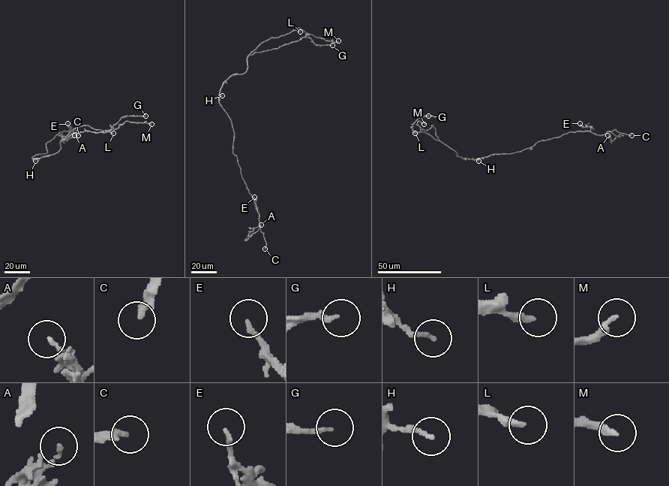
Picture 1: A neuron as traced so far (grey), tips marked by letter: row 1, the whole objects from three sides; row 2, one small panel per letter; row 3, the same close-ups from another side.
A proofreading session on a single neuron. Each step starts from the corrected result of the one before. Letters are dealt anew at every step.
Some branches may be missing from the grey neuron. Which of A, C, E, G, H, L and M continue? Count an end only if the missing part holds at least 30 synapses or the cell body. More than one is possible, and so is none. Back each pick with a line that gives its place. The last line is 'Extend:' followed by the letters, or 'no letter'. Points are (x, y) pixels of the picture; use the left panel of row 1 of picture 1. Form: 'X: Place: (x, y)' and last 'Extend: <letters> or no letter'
C: Place: (78, 135)
G: Place: (145, 116)
M: Place: (151, 124)
Extend: C, G, M

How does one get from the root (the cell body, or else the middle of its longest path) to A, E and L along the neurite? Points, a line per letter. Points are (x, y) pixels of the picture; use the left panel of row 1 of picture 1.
A: (34, 156), (46, 153), (46, 143), (60, 132), (73, 131), (61, 137), (67, 140), (74, 135)
E: (34, 156), (46, 153), (48, 142), (60, 132), (69, 131), (67, 123)
L: (34, 156), (33, 159), (55, 154), (61, 149), (61, 142), (77, 132), (109, 131), (113, 133)

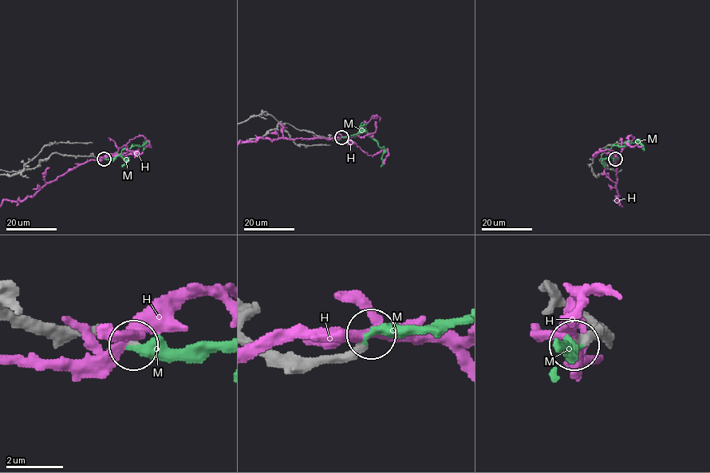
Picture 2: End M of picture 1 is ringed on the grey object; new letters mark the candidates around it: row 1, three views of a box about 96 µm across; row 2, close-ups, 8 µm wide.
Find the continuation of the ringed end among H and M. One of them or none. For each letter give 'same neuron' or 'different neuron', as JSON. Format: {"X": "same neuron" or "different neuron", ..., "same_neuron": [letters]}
{"H": "different neuron", "M": "same neuron", "same_neuron": ["M"]}

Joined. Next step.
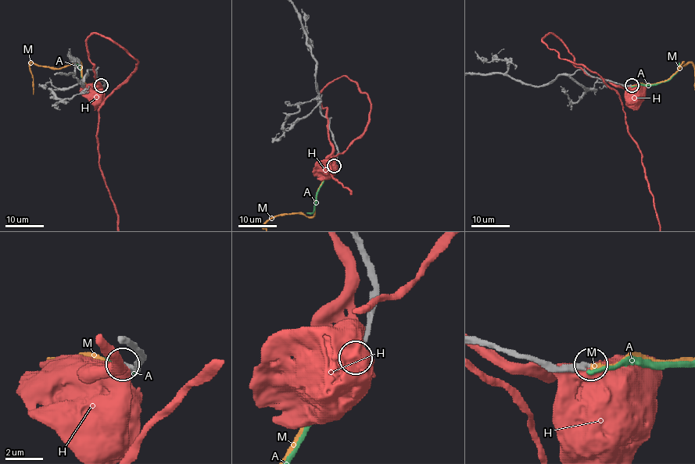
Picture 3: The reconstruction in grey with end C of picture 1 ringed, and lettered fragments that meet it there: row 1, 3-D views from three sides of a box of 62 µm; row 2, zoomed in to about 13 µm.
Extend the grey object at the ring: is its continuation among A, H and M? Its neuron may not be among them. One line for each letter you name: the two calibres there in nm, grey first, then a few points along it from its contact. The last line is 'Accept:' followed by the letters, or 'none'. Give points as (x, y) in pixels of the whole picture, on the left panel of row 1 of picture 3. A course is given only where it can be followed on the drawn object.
M: 280 nm thick on the grey side, 280 nm on the other
Accept: M

